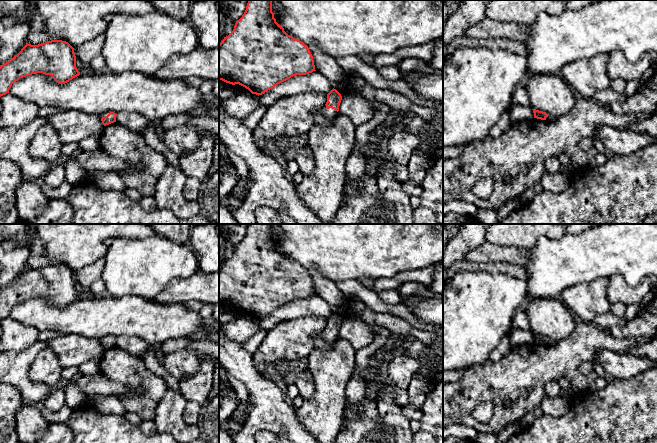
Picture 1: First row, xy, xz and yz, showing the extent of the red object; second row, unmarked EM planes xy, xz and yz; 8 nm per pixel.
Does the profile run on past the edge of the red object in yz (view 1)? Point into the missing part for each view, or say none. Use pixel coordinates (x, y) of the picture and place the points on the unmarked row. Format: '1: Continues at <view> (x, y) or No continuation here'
1: No continuation here

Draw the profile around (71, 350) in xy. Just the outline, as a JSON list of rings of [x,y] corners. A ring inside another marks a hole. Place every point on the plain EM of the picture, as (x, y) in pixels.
[[[74,334],[50,339],[48,347],[56,354],[62,369],[79,367],[90,359],[101,358],[104,353],[100,340]]]

